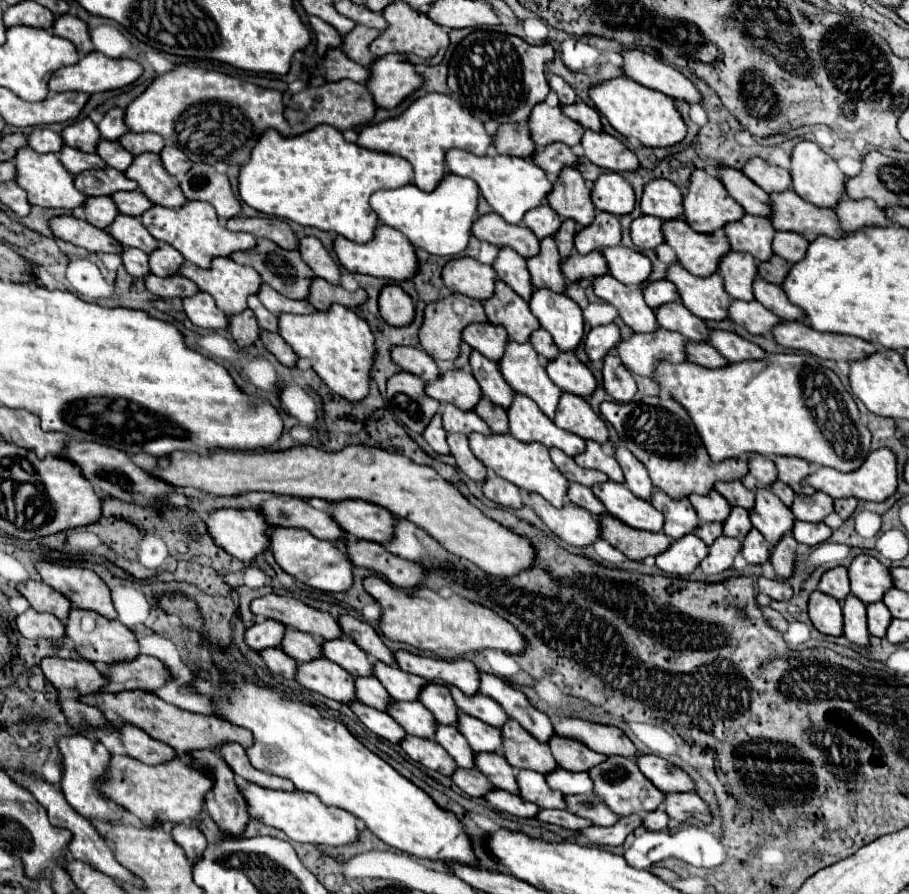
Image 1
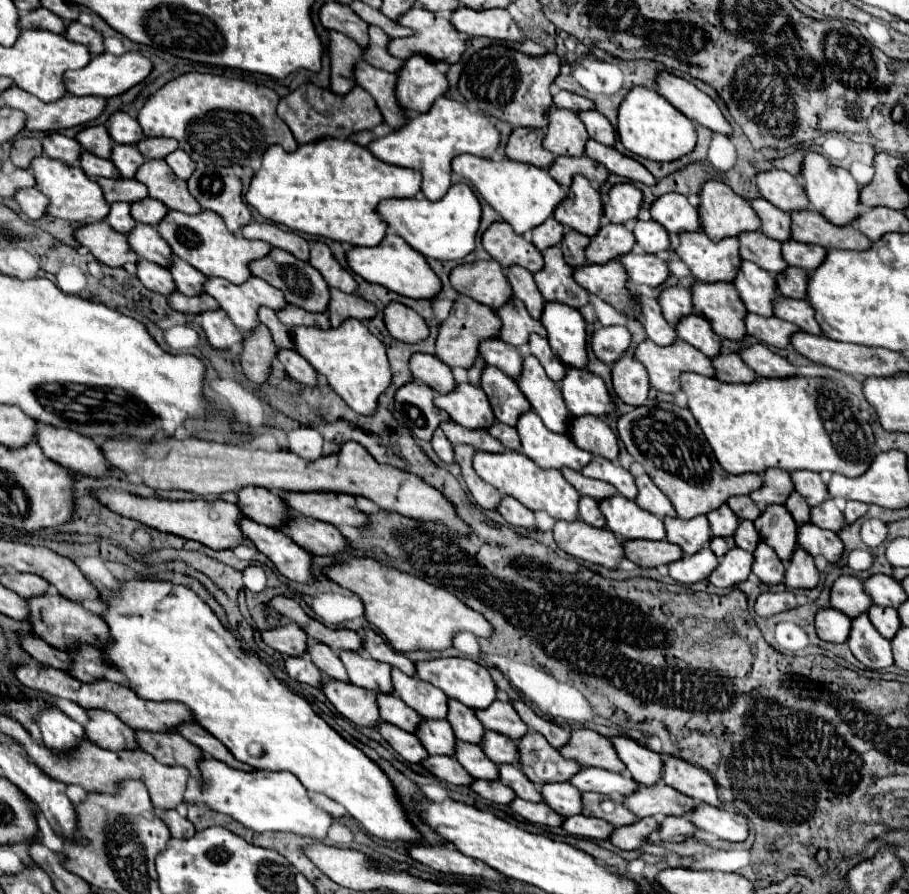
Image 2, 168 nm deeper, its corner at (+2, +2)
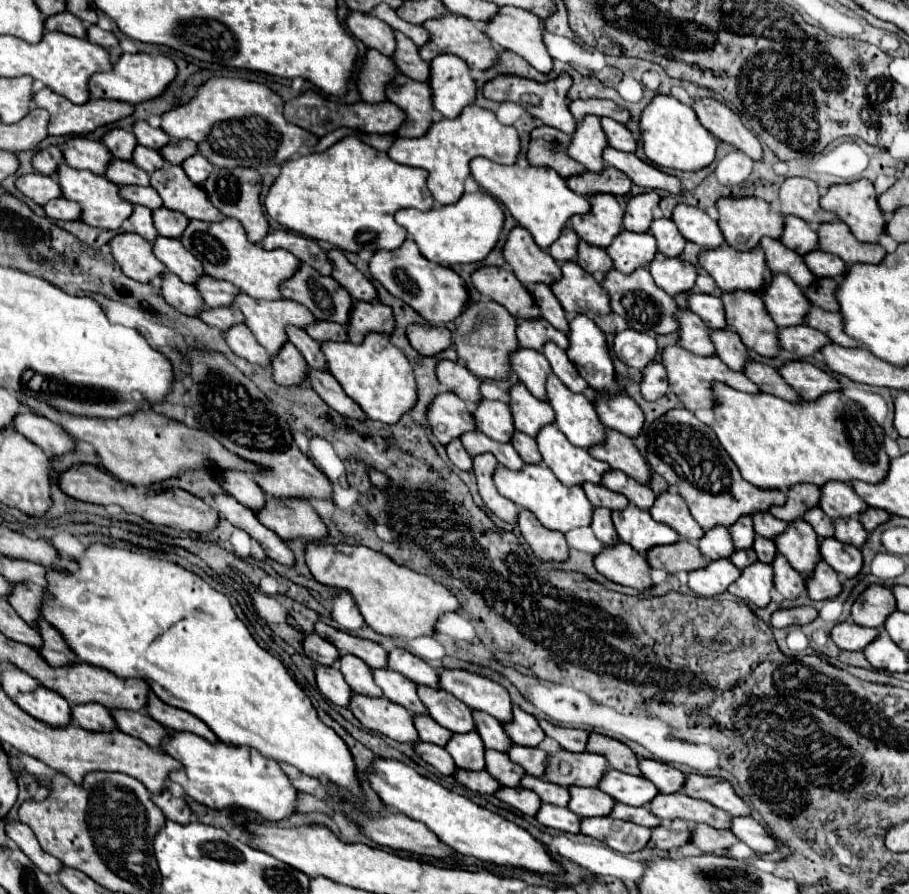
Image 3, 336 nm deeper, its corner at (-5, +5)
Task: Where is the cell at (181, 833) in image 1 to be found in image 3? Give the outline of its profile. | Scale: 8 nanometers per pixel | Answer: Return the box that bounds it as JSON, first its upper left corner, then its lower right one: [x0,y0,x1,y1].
[152,788,192,824]

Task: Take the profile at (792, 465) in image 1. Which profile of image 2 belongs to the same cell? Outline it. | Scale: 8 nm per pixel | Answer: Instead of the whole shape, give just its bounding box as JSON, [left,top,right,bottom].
[791,471,829,507]

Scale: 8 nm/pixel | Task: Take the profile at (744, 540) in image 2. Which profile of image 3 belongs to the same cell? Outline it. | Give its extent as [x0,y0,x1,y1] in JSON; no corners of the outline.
[752,536,776,564]

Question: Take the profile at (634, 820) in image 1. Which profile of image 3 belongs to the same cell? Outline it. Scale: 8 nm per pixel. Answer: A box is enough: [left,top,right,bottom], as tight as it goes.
[648,820,692,850]

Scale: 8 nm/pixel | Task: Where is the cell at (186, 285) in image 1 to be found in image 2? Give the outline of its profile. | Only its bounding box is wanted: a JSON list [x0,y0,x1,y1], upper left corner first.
[169,293,221,313]

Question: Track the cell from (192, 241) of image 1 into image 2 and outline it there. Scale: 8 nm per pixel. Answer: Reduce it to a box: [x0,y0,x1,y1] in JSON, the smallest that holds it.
[157,211,273,285]

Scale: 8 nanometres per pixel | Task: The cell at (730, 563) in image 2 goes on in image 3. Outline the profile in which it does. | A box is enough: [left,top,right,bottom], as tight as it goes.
[728,562,772,606]

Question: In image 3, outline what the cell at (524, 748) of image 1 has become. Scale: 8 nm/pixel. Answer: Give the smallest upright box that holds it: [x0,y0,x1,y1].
[544,750,608,786]

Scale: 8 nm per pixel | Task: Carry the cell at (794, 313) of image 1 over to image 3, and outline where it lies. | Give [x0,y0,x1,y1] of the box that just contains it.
[804,306,860,346]

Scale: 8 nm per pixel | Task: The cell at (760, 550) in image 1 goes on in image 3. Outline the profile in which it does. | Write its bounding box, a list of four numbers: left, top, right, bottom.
[772,554,804,600]

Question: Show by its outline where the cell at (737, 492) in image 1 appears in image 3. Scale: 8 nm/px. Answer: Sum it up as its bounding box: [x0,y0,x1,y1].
[752,512,784,538]

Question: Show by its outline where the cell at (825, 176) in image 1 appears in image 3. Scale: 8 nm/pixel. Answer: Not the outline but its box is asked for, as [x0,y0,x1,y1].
[820,178,886,242]

